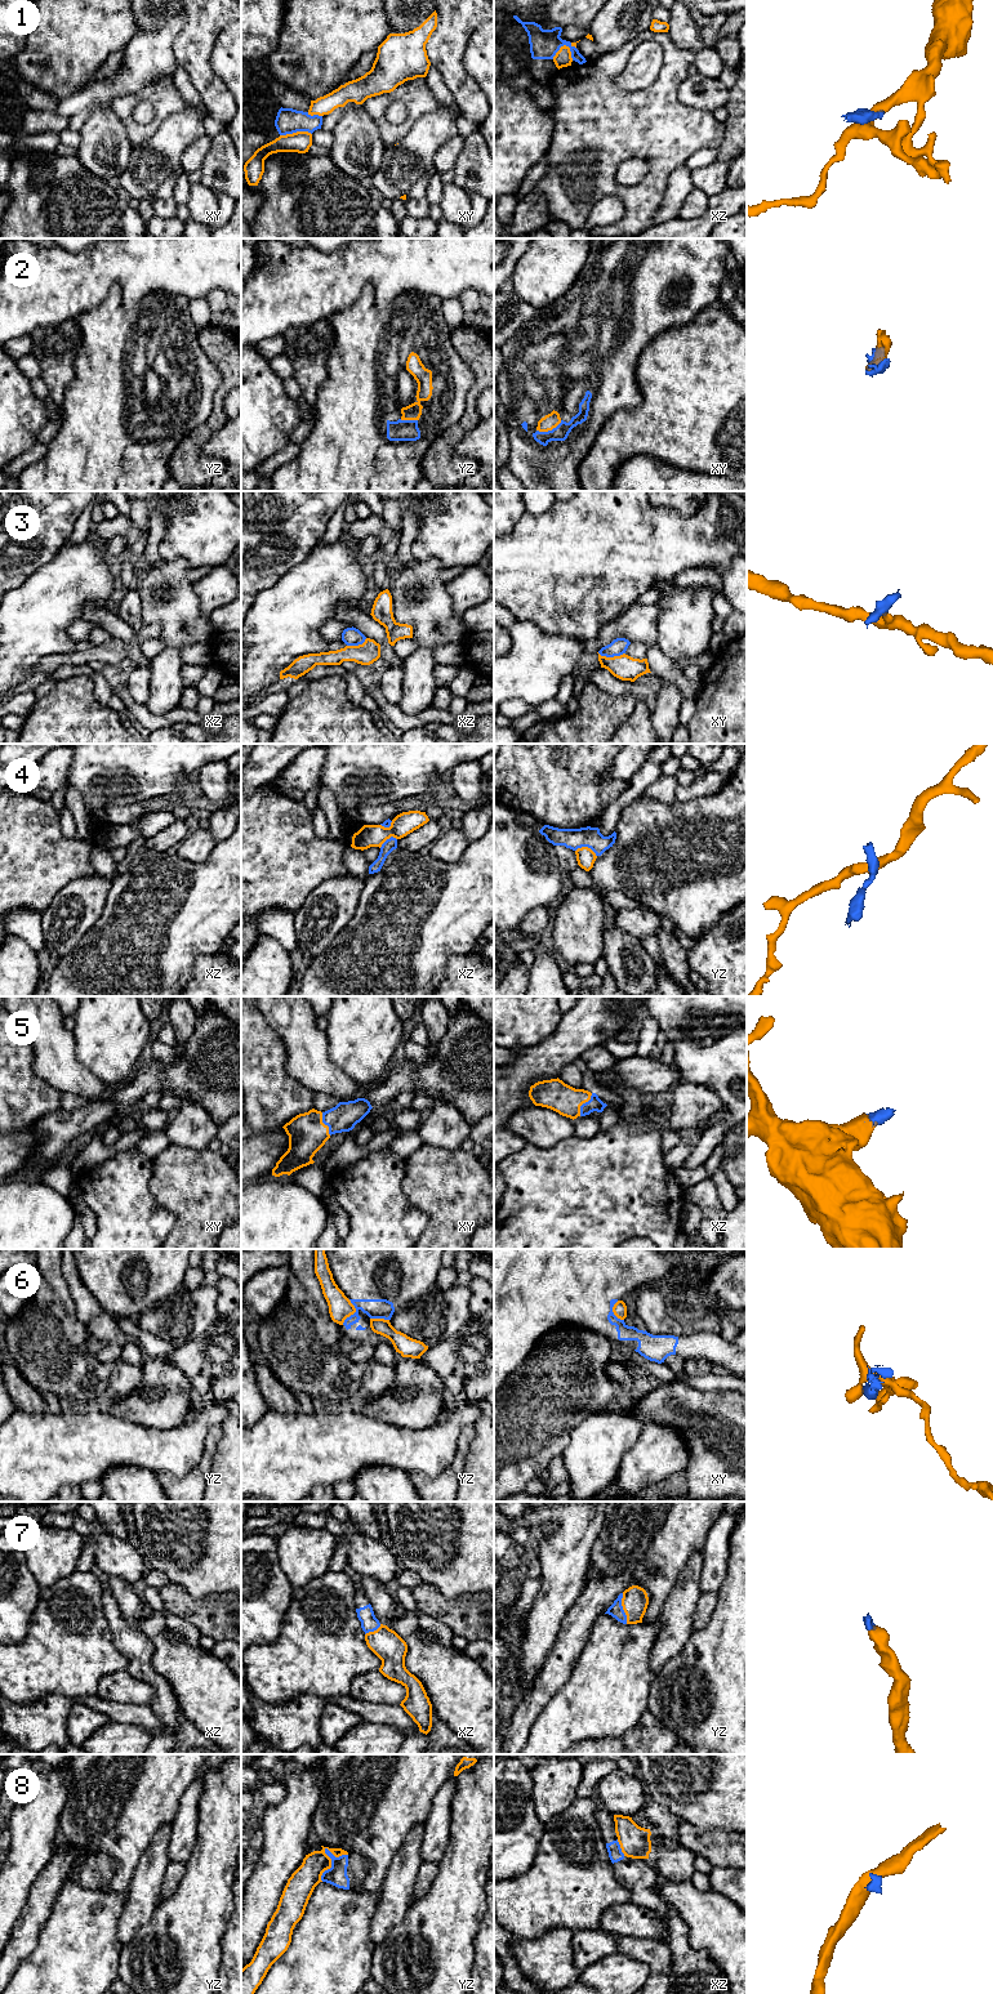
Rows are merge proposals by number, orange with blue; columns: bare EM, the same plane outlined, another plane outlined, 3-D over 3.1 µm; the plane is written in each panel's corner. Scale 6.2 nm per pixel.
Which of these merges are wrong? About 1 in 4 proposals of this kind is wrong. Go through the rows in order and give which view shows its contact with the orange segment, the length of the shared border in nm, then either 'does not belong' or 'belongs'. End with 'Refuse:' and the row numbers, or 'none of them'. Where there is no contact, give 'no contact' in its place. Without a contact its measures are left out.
1: meets orange in xz; contact 170 nm long; does not belong
2: meets orange in xy; contact 170 nm long; belongs
3: meets orange in xy; contact 180 nm long; does not belong
4: meets orange in yz; contact 140 nm long; does not belong
5: meets orange in xz; contact 170 nm long; belongs
6: meets orange in yz; contact 170 nm long; does not belong
7: meets orange in yz; contact 190 nm long; belongs
8: meets orange in yz; contact 240 nm long; does not belong
Refuse: 1, 3, 4, 6, 8

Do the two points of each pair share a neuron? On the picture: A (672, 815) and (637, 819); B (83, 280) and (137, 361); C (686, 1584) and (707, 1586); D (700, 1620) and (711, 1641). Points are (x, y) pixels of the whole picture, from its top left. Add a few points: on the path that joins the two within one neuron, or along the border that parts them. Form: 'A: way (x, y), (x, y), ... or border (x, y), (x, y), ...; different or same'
A: way (663, 819), (646, 819); same
B: border (121, 286), (115, 284), (99, 304), (74, 319); different
C: border (704, 1556), (699, 1582), (700, 1592); different
D: border (717, 1598), (711, 1618), (694, 1631); different

